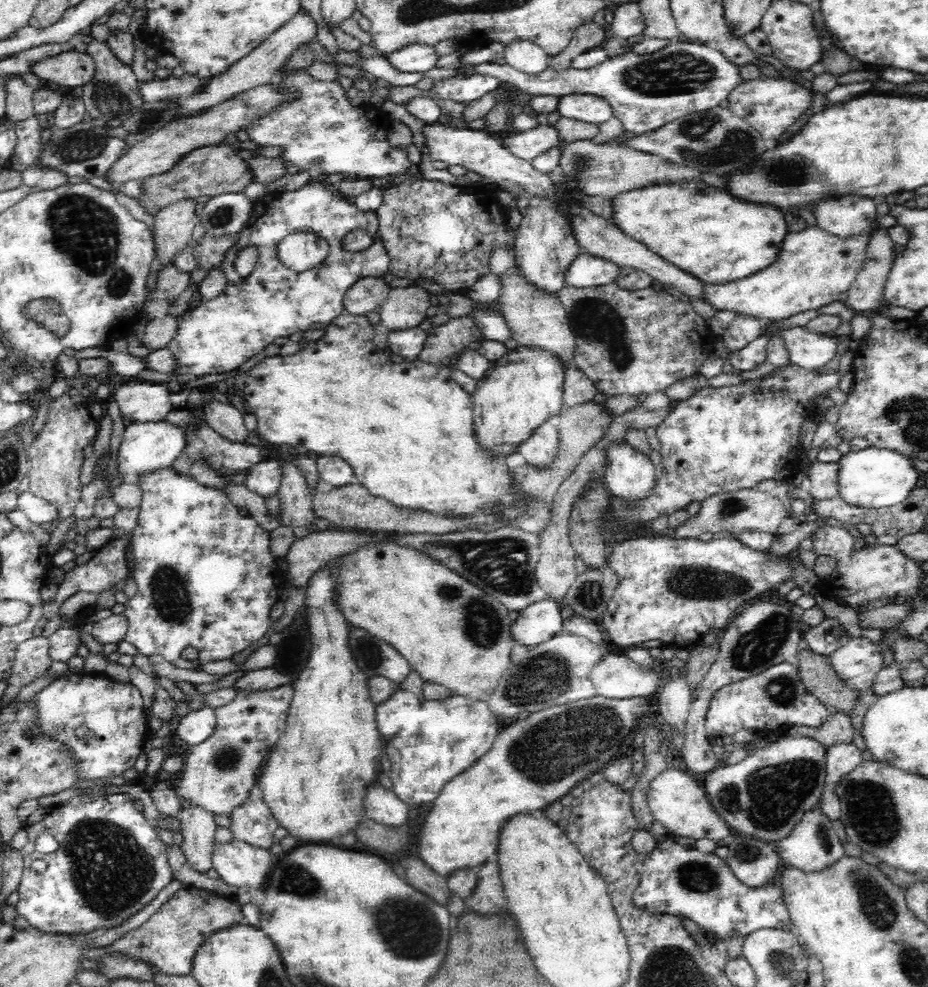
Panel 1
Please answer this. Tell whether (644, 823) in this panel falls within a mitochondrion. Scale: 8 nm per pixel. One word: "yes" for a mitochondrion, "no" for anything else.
no

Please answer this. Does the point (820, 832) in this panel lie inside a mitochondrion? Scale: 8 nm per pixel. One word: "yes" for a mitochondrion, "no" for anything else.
yes

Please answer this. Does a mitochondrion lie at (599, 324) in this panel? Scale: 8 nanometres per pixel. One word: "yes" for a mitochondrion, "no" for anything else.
yes

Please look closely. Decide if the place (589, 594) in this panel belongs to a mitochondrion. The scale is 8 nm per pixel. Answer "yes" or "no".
yes

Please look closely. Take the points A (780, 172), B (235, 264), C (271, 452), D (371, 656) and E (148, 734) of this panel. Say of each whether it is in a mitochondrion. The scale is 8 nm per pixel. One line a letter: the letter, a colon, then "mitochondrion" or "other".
A: mitochondrion
B: other
C: other
D: mitochondrion
E: other

